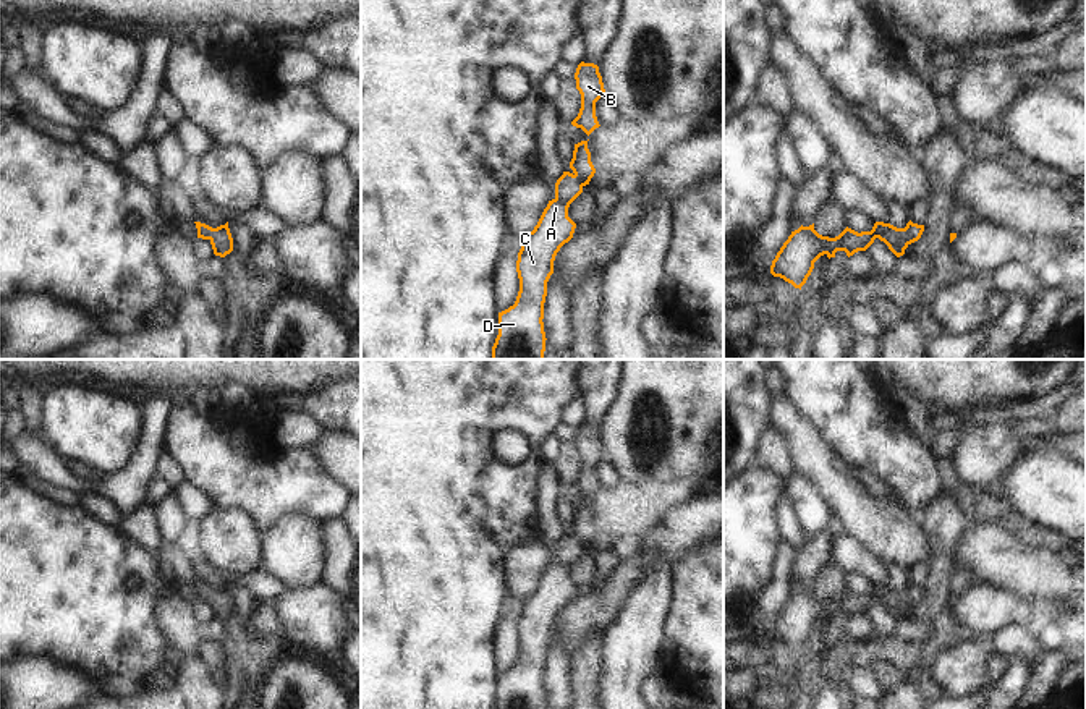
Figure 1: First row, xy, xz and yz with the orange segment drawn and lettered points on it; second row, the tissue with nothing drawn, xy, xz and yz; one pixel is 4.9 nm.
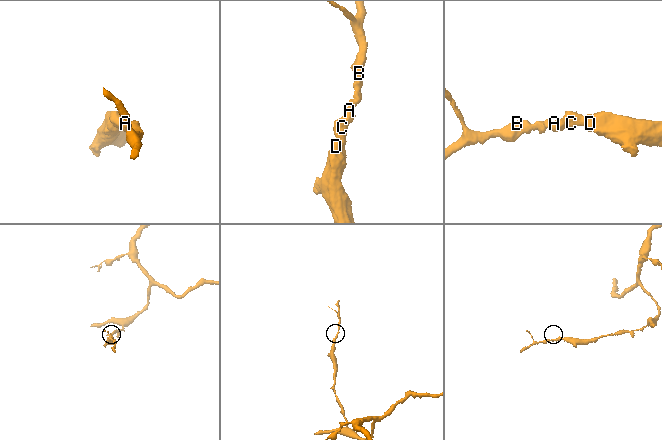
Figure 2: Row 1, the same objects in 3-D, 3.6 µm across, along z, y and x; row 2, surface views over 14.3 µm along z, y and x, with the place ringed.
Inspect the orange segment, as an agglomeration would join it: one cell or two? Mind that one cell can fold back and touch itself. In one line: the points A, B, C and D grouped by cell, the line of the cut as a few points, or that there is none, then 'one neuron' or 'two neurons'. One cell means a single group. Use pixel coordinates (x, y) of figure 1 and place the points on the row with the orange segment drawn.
A B C D; no cut; one neuron

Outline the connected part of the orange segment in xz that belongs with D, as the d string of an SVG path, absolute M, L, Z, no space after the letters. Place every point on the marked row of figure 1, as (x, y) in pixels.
M588 141L575 144L570 172L555 183L555 197L549 201L537 225L521 240L516 272L520 291L508 309L498 312L498 335L492 359L544 359L544 303L547 282L560 248L573 238L576 223L568 217L570 204L583 193L596 173Z

